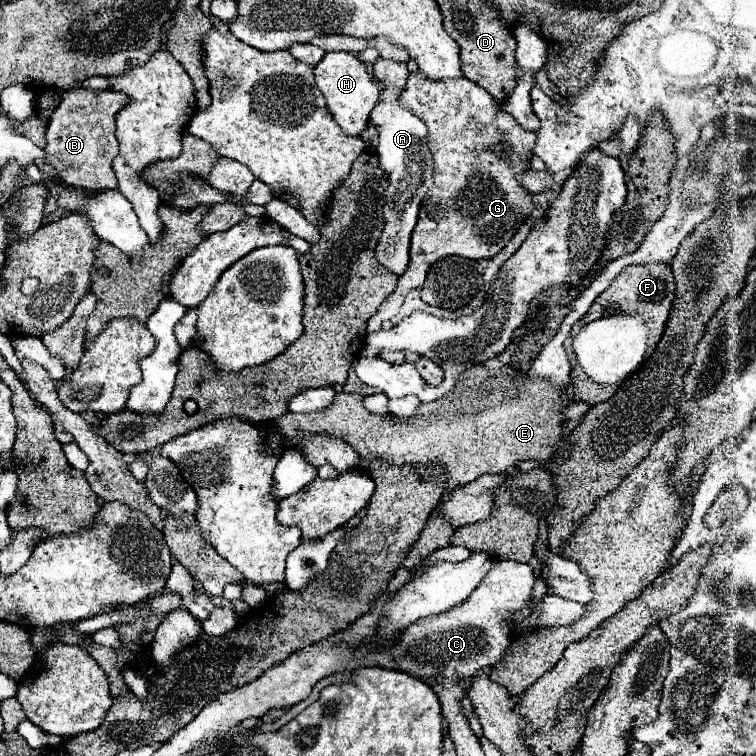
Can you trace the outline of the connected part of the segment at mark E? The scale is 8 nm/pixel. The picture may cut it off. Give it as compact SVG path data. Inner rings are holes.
M482 366L468 368L460 374L456 386L440 400L418 404L412 418L398 418L390 412L368 412L362 404L366 396L368 394L360 392L340 392L328 412L288 412L280 416L274 420L278 432L268 434L266 438L268 446L274 452L278 452L282 444L294 448L298 442L296 430L304 430L306 434L328 432L348 442L362 456L364 466L376 456L398 466L410 462L420 462L424 466L440 464L446 468L446 488L454 490L458 484L472 482L480 474L502 474L512 470L514 464L522 460L550 462L572 432L570 426L562 424L566 400L558 390L552 390L546 380L534 378L512 366L494 370Z

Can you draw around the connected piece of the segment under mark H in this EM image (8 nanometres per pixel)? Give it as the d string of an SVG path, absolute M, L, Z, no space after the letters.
M326 52L320 64L314 66L314 76L316 76L316 86L324 94L328 110L336 120L336 124L348 136L354 136L354 138L360 136L368 128L368 118L380 100L380 88L374 82L374 74L370 74L366 64L362 64L354 54Z

